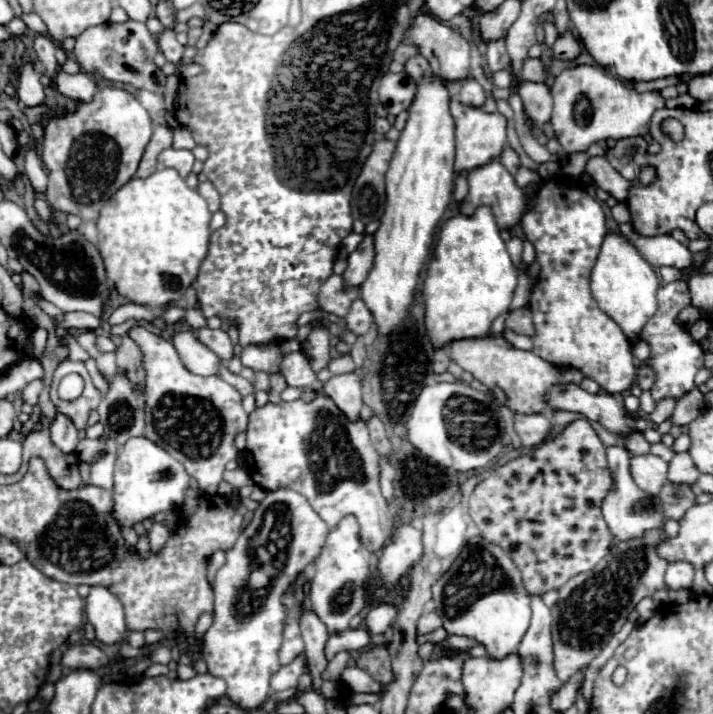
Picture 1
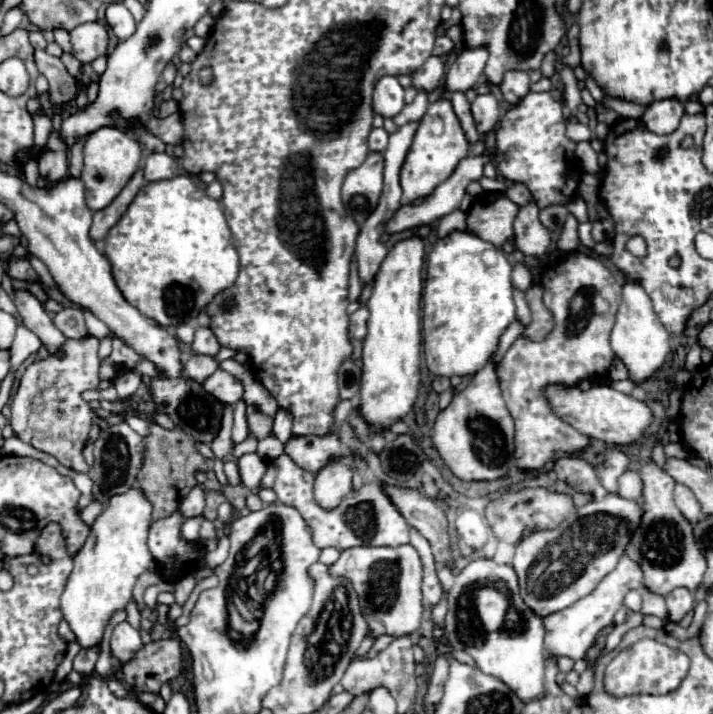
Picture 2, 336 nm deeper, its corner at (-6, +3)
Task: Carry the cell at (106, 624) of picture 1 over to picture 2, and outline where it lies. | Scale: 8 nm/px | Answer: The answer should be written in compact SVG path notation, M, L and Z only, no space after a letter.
M128 621L118 623L112 631L112 639L110 639L110 647L112 647L112 655L118 661L128 661L130 657L134 657L134 653L142 647L142 639L140 639L140 631L134 629Z

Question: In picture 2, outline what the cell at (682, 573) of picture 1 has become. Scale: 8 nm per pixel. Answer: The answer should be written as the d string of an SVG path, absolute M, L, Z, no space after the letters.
M678 587L672 593L668 593L666 605L668 605L668 611L670 611L670 621L678 623L692 609L692 601L694 601L692 591L688 591L684 587Z

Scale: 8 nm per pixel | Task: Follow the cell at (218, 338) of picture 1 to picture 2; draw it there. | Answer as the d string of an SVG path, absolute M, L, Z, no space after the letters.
M188 355L188 359L184 361L184 369L186 369L186 377L194 377L196 381L204 381L206 377L210 377L210 373L214 373L218 369L218 361L214 355Z

